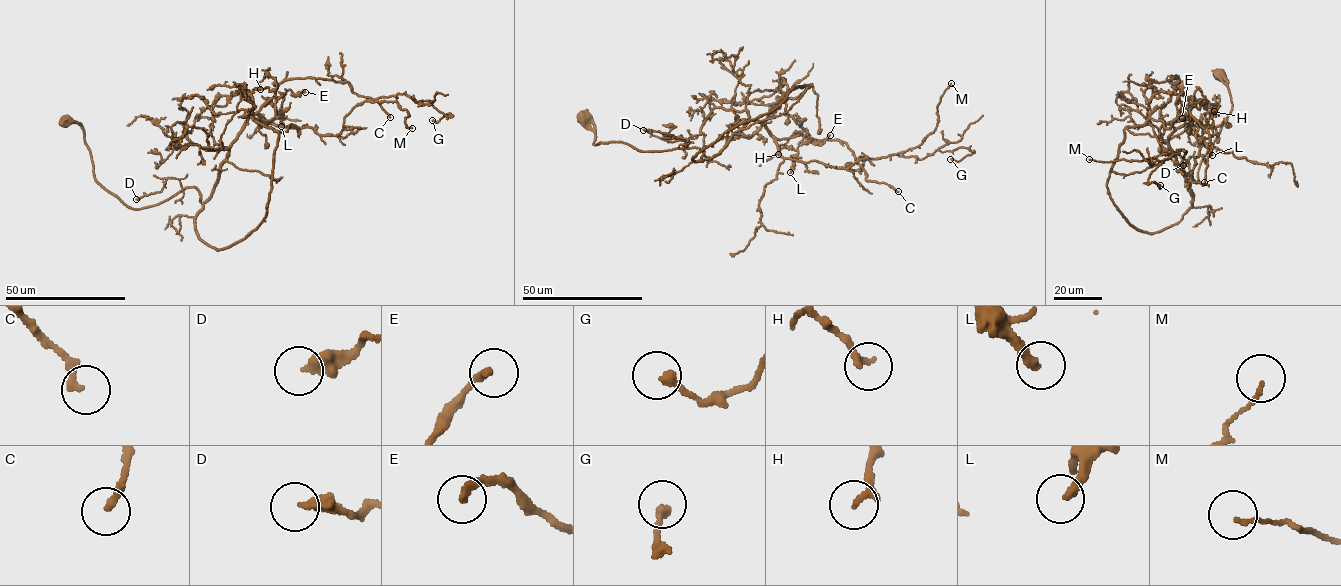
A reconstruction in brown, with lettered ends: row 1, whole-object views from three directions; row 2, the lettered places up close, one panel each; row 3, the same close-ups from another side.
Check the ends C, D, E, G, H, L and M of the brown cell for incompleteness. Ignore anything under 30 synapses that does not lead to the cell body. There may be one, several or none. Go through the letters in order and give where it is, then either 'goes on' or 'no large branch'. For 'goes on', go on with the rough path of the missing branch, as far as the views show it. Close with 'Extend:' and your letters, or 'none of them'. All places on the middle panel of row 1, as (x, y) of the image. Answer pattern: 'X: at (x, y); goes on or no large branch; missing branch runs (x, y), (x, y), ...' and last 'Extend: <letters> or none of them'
C: at (898, 191); no large branch
D: at (643, 130); no large branch
E: at (830, 135); no large branch
G: at (950, 159); no large branch
H: at (778, 154); no large branch
L: at (790, 172); no large branch
M: at (951, 83); no large branch
Extend: none of them

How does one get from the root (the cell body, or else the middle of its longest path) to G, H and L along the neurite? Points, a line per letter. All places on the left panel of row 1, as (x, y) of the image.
G: (64, 120), (136, 209), (189, 187), (205, 201), (251, 114), (336, 135), (404, 93), (453, 115), (432, 120)
H: (64, 120), (128, 206), (189, 187), (203, 203), (274, 95), (267, 70), (260, 89)
L: (64, 120), (129, 207), (196, 188), (219, 250), (265, 216), (278, 134), (256, 121), (282, 96), (281, 126)

